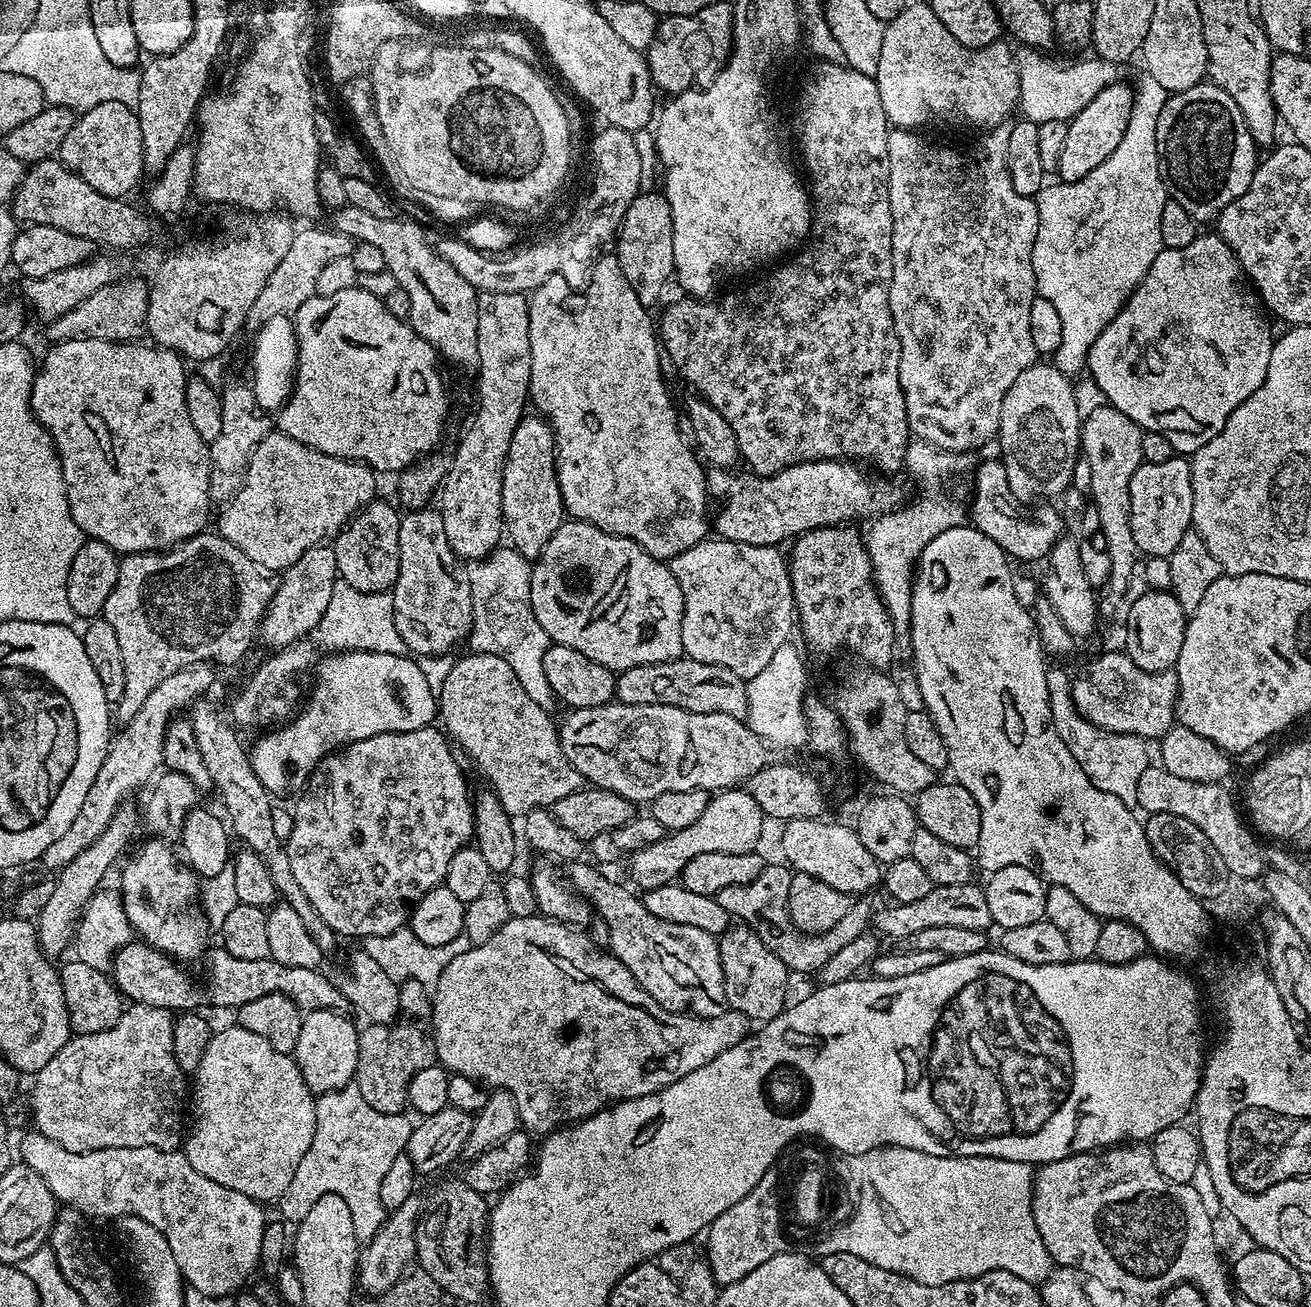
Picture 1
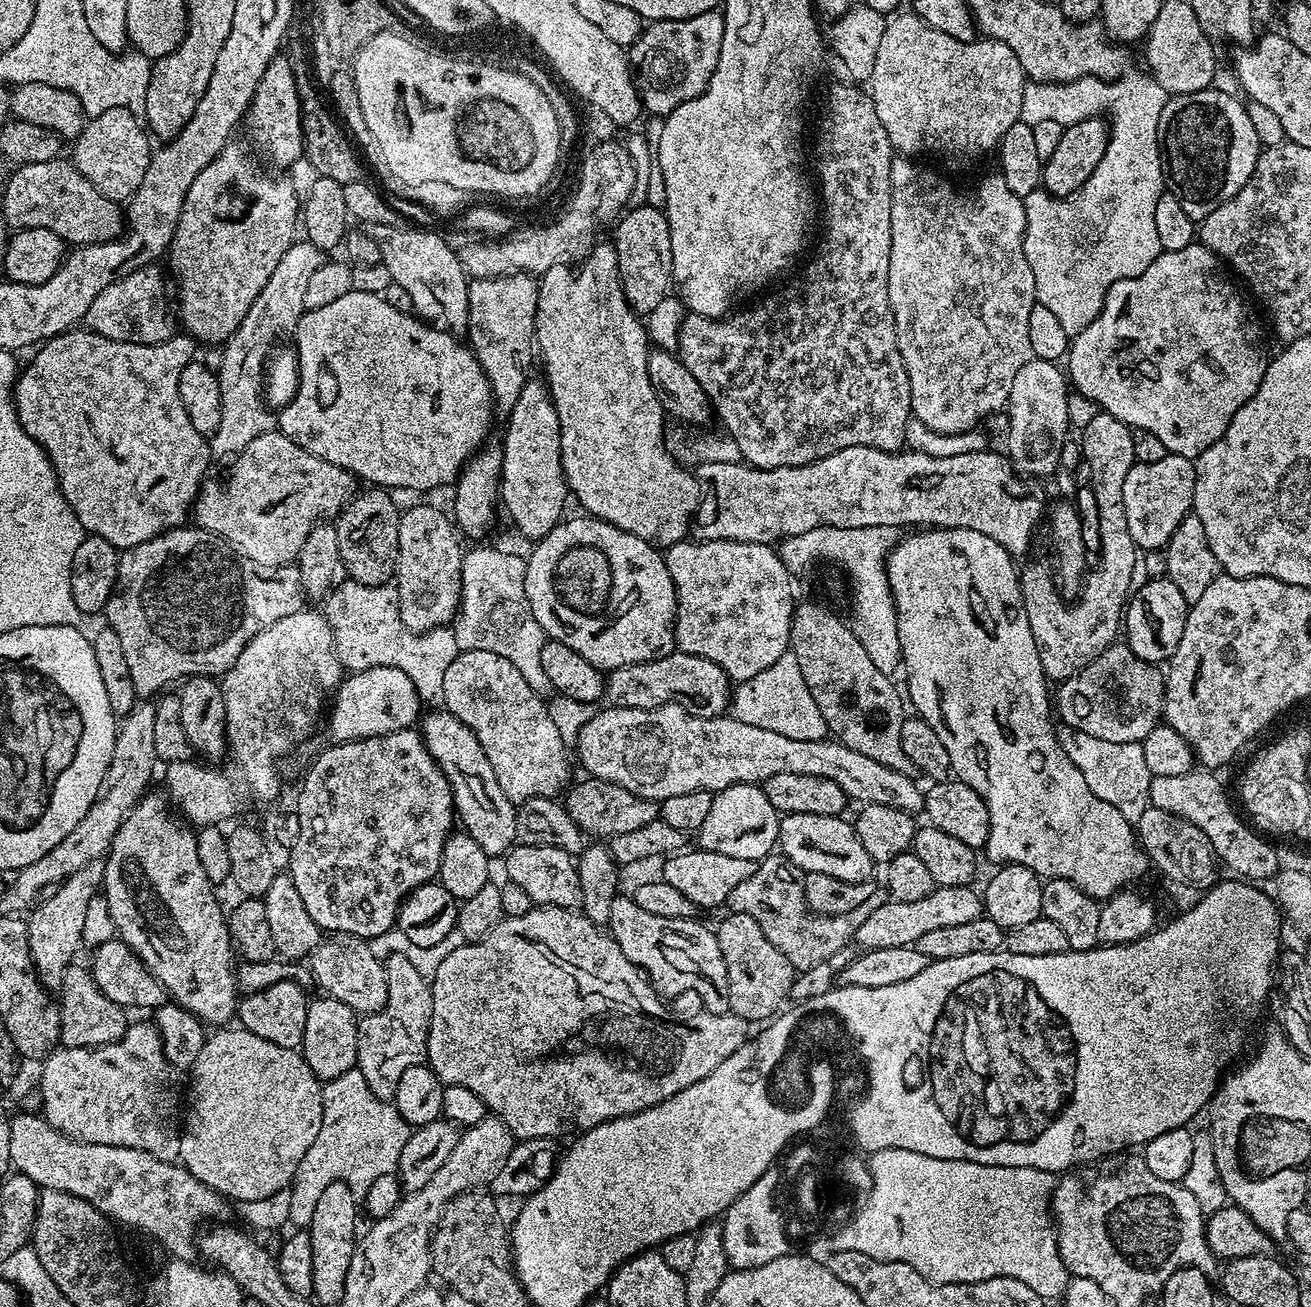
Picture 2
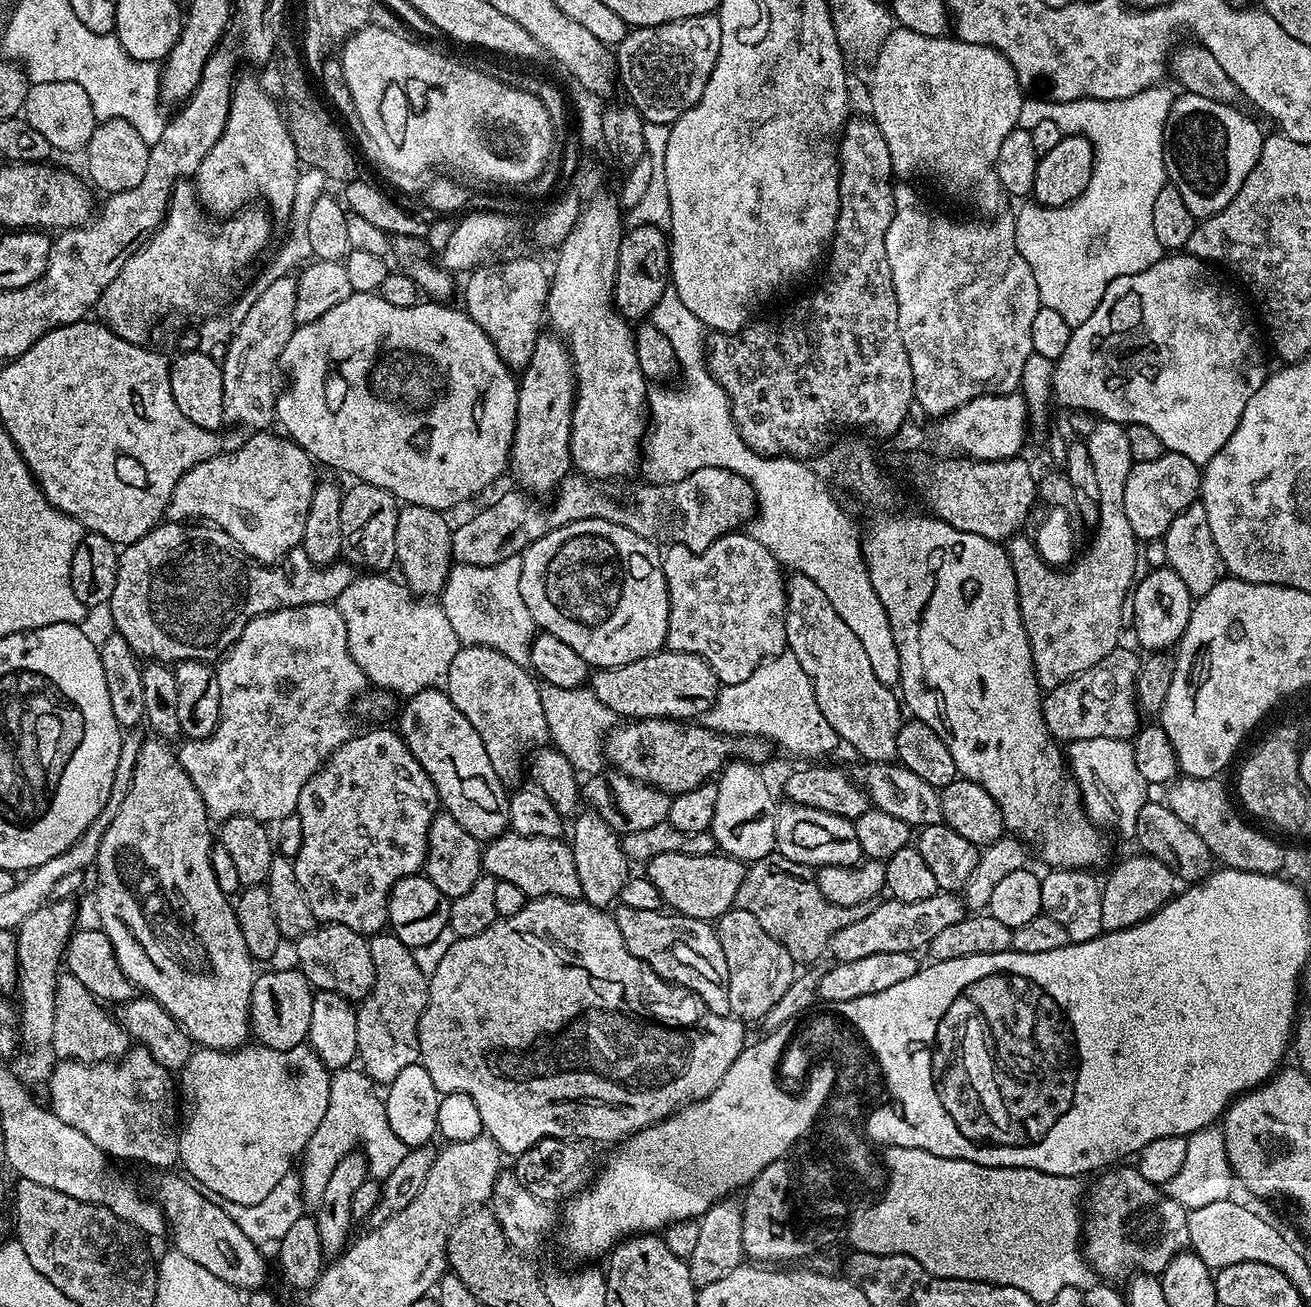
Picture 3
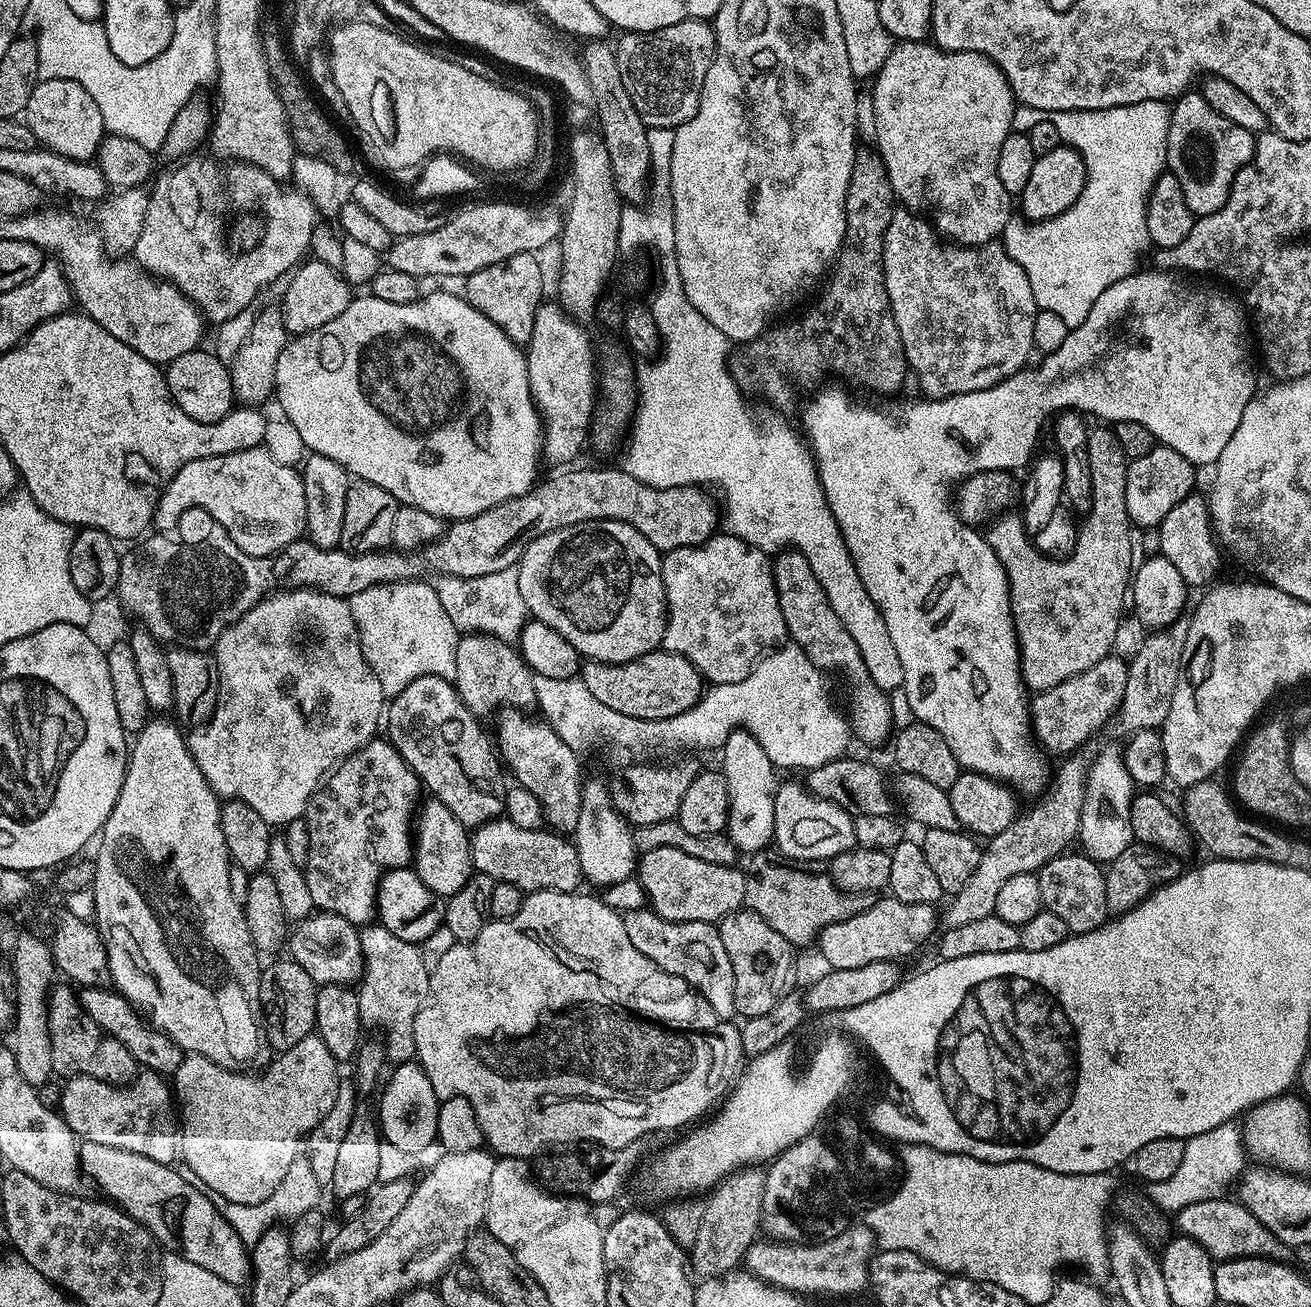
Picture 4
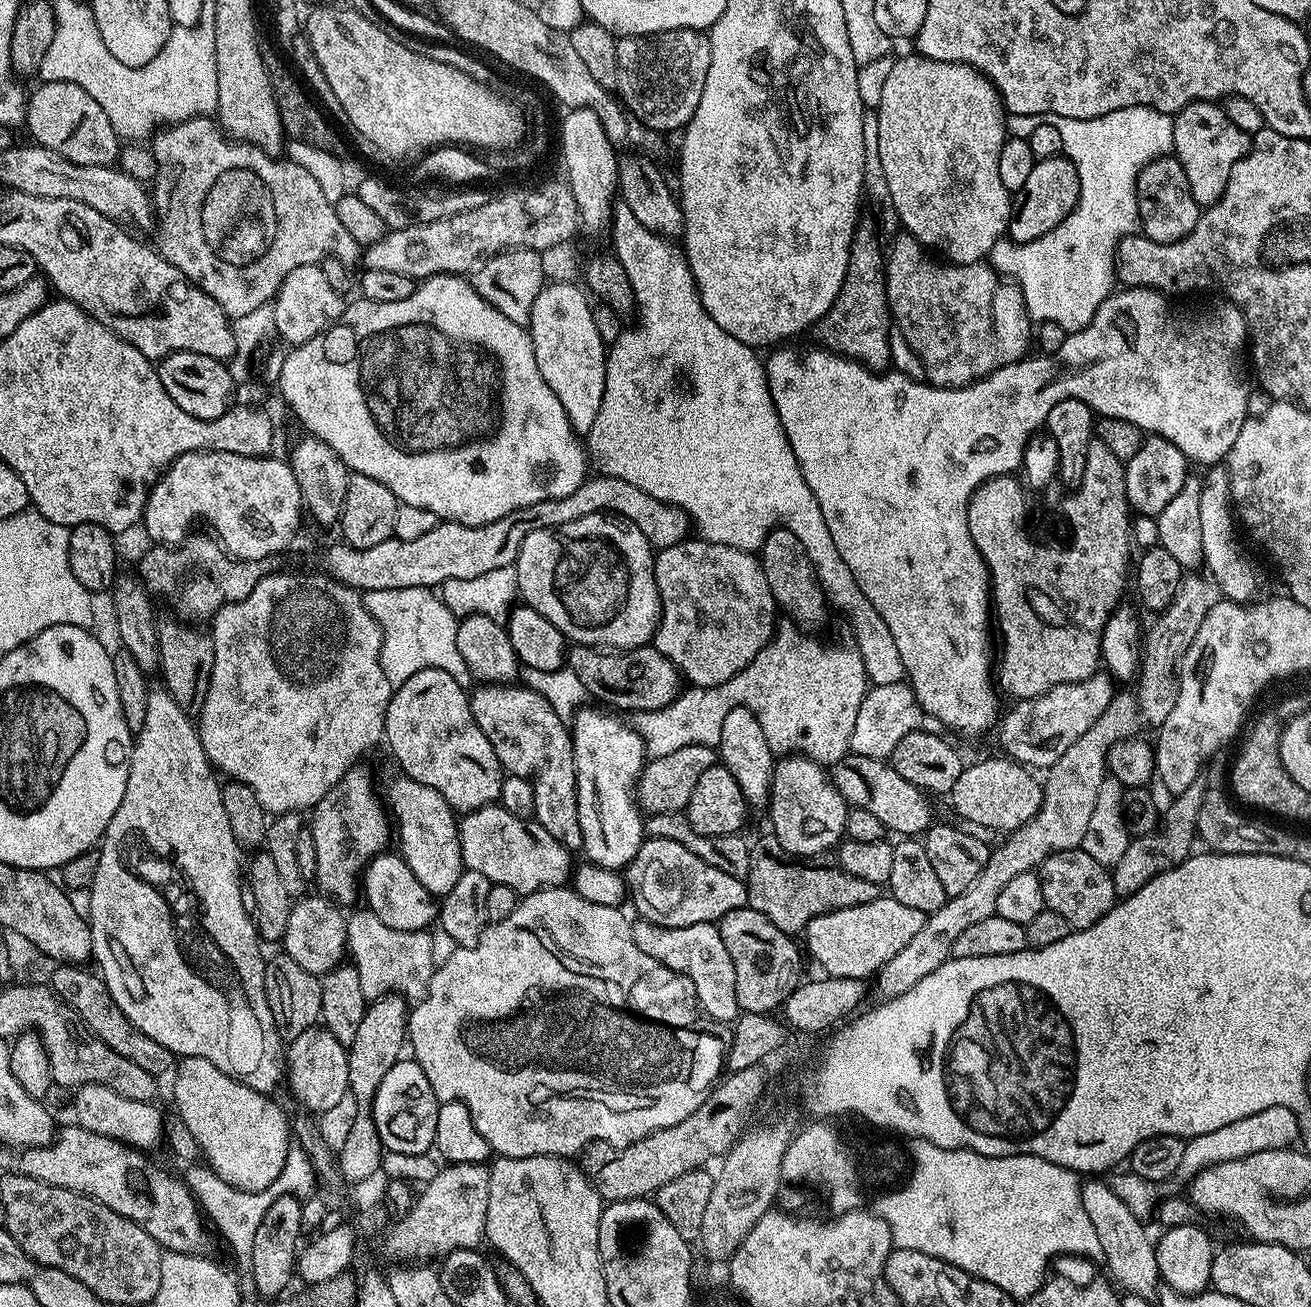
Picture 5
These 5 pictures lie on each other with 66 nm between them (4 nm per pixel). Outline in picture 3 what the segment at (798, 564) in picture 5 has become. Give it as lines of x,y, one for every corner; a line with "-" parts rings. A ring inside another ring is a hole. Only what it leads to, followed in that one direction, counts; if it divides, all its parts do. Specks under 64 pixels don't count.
793,571
787,577
784,593
786,594
784,621
787,651
792,652
794,658
798,658
798,666
806,670
814,686
814,698
818,702
818,710
822,710
822,718
826,718
826,722
830,722
837,737
843,743
845,740
858,755
864,756
860,758
865,761
895,761
898,750
898,730
902,723
902,715
900,716
902,704
897,693
878,680
873,667
870,666
869,656
862,642
858,642
857,635
846,626
845,622
842,622
841,615
834,610
833,603
826,598
825,591
816,582
812,582
804,573

